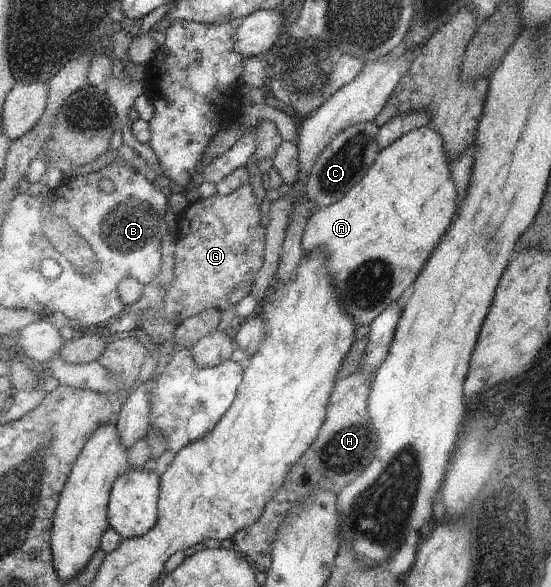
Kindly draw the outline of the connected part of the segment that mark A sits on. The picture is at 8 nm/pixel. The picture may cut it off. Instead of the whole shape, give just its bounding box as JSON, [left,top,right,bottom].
[301,124,458,328]

